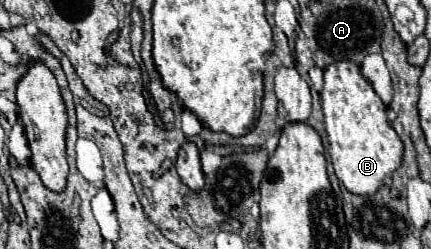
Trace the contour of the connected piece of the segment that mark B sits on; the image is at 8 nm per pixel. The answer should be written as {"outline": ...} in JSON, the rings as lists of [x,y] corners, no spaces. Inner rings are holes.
{"outline":[[[334,62],[324,70],[322,92],[324,126],[330,142],[330,160],[344,188],[358,196],[378,192],[400,168],[404,144],[386,118],[386,106],[352,62]]]}

